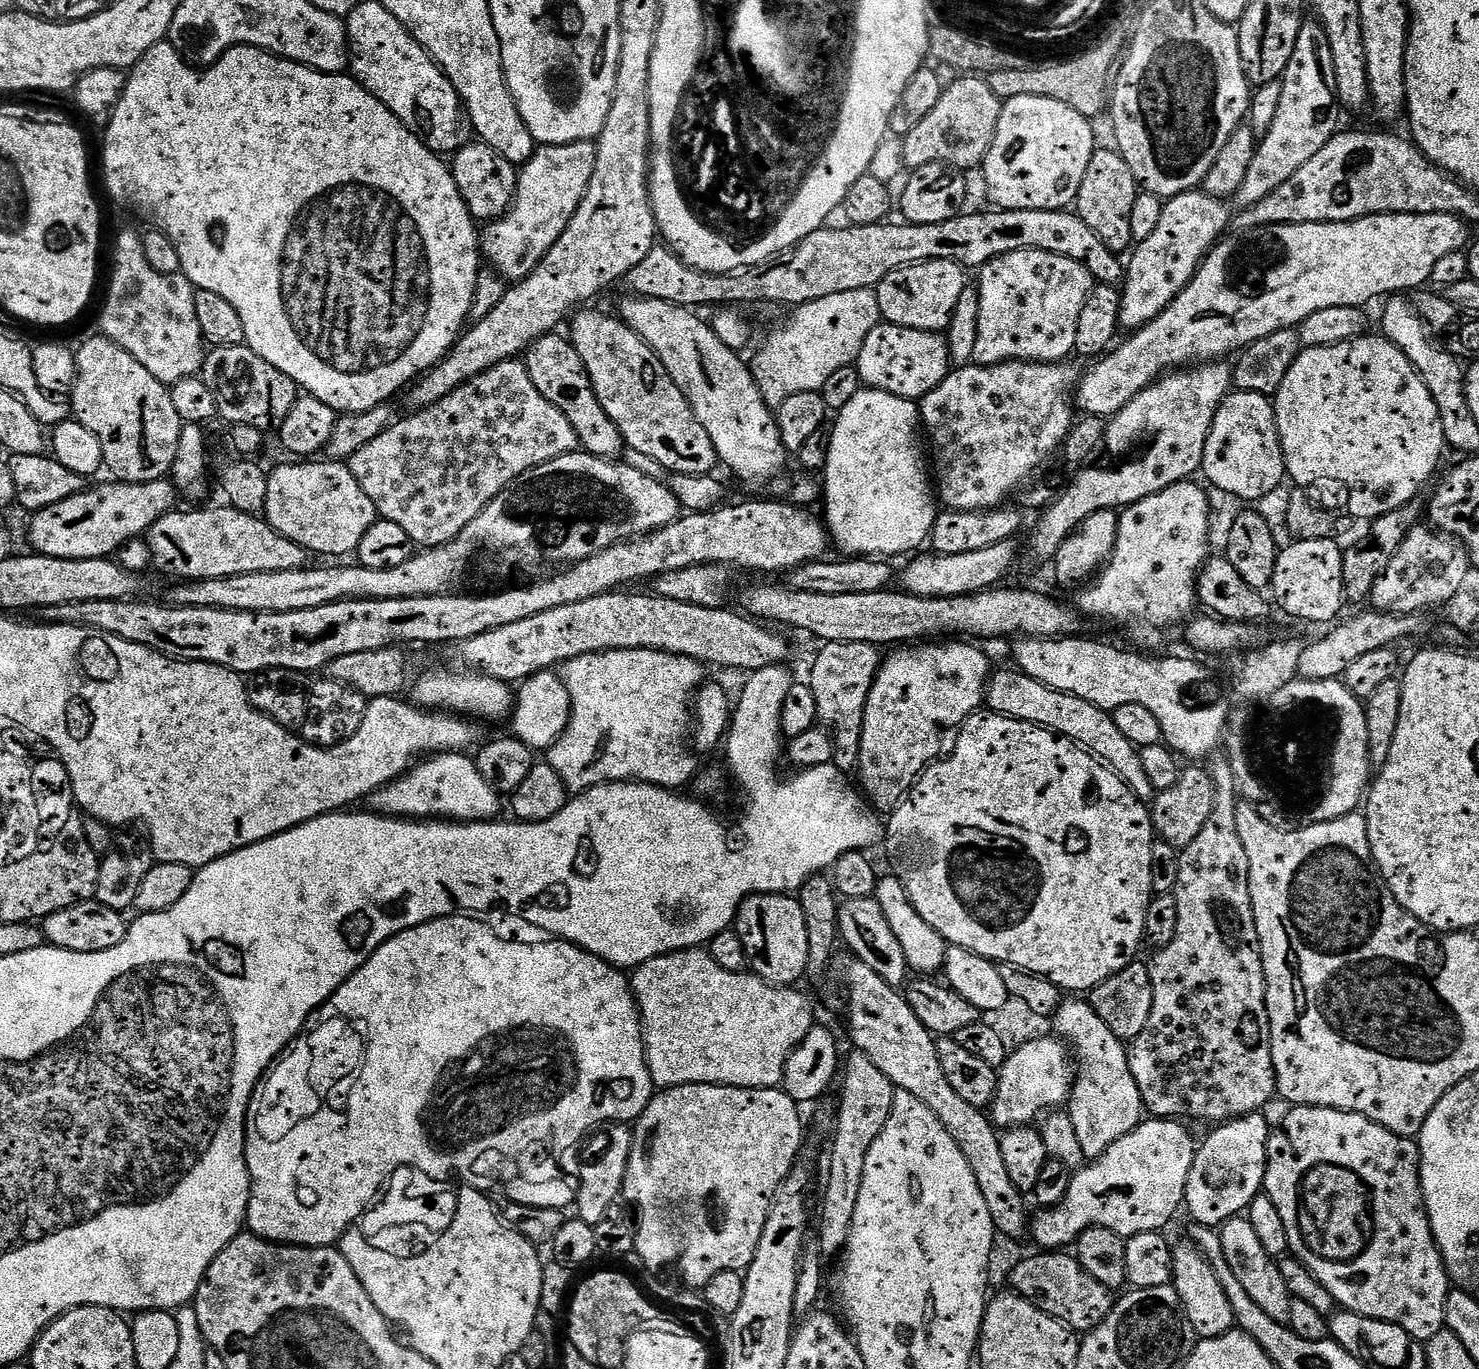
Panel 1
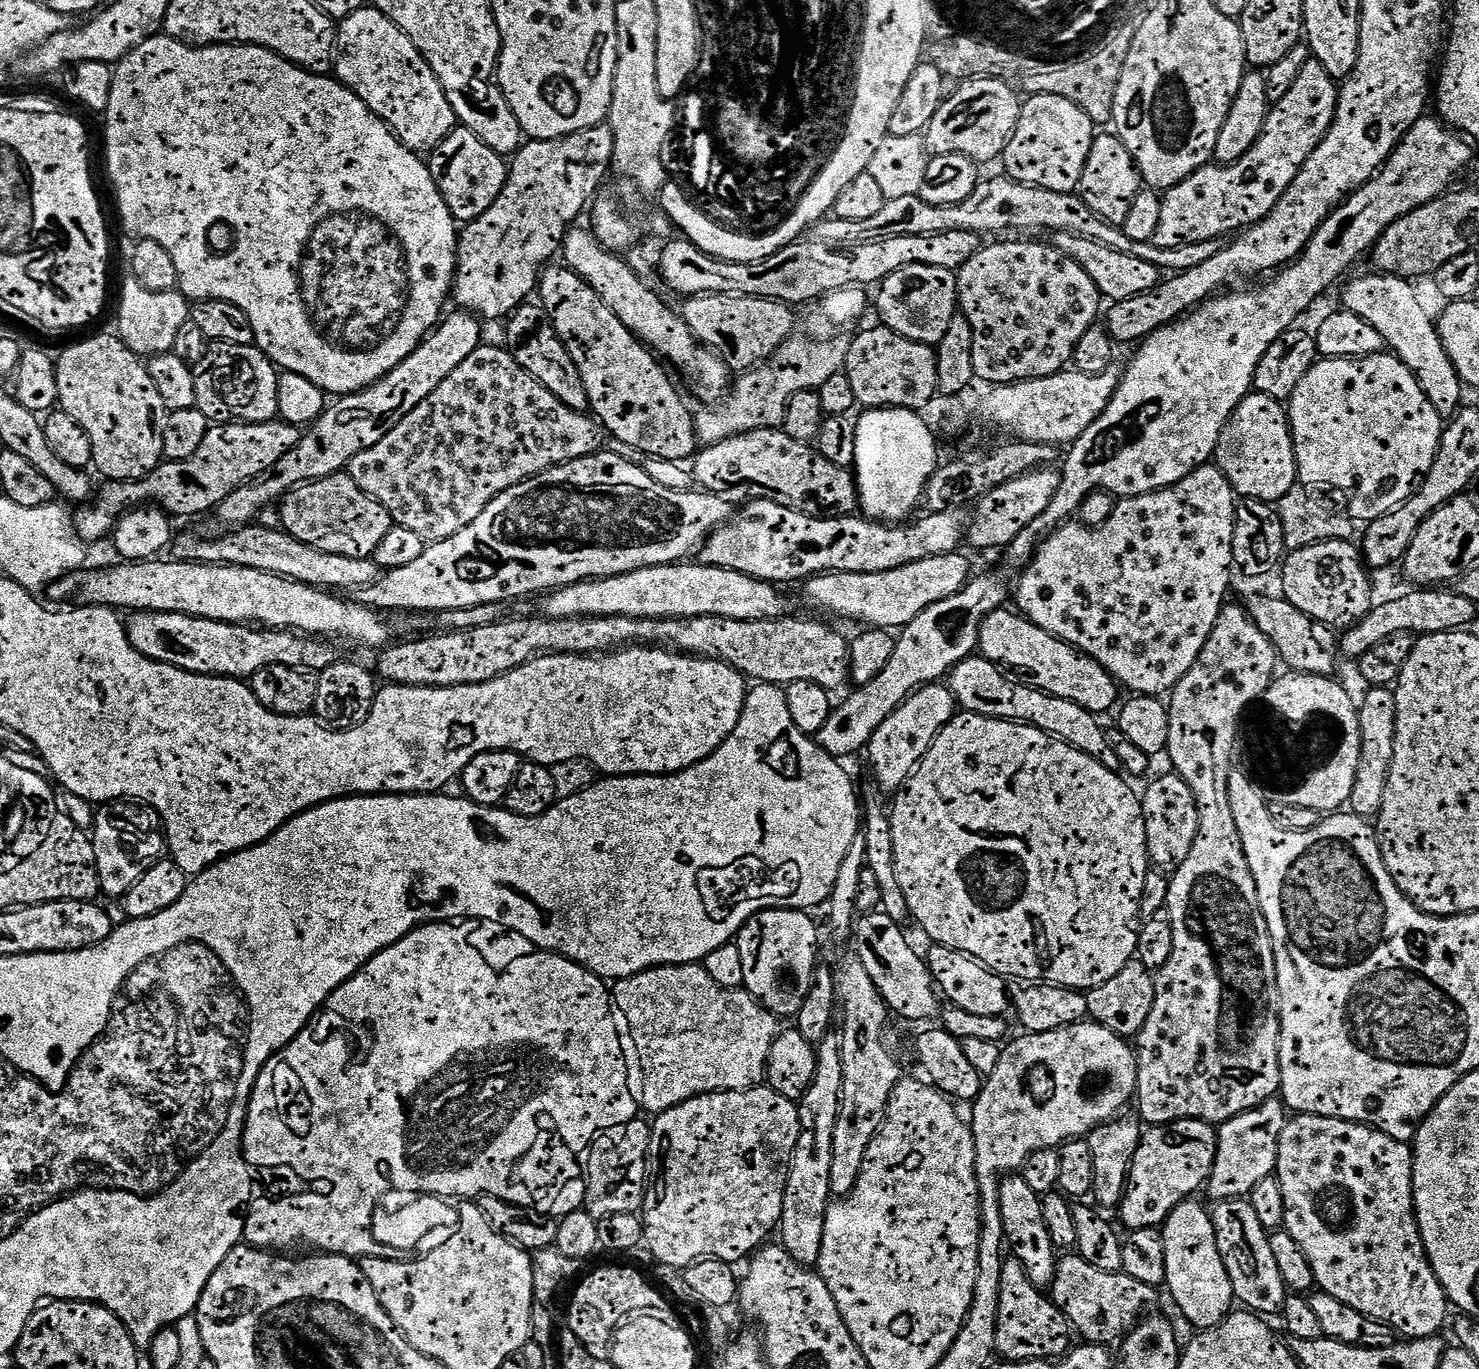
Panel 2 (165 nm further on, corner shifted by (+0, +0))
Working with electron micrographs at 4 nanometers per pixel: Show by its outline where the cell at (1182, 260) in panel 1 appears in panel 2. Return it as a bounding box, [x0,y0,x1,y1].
[1154,58,1337,248]

